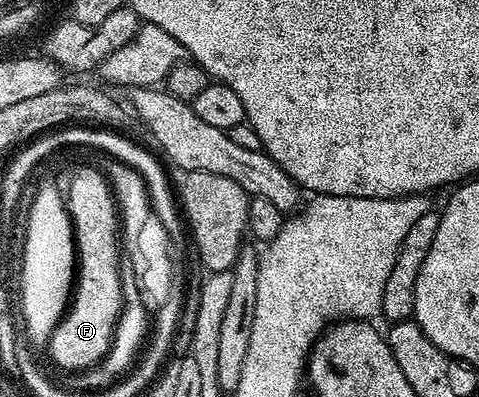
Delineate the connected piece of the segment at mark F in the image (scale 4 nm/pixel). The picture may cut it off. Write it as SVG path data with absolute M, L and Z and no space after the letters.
M80 168L71 173L71 180L69 182L69 190L66 195L66 203L68 205L68 214L72 218L72 235L76 245L76 259L78 261L78 275L74 280L74 291L70 296L70 303L63 316L60 317L60 323L56 325L56 329L52 331L52 339L50 341L50 349L52 348L52 360L58 367L63 370L79 370L82 368L89 368L91 364L97 364L112 345L112 332L116 328L119 321L121 308L124 307L126 301L126 294L120 289L120 278L122 282L122 272L120 276L120 258L122 262L122 248L118 243L118 205L113 197L111 187L106 179L105 173L100 172L96 168Z

